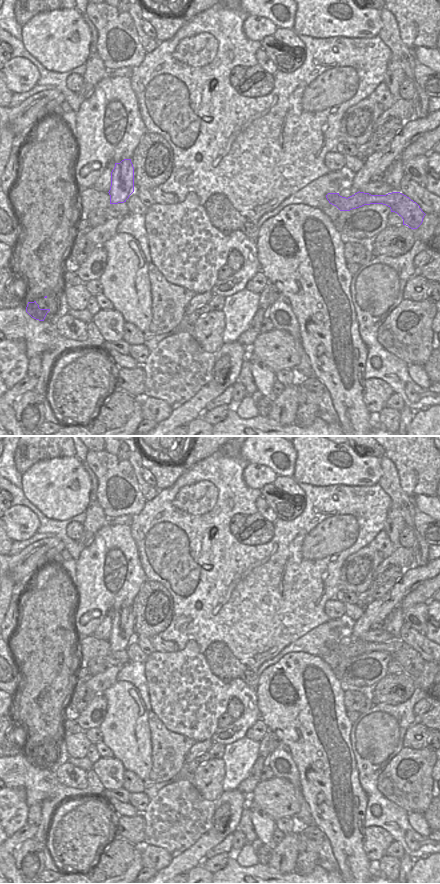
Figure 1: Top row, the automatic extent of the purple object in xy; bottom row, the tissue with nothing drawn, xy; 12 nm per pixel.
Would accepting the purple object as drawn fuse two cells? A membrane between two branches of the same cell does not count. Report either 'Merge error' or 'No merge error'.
Merge error

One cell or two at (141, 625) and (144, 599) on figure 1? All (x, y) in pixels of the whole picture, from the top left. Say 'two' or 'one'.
one

